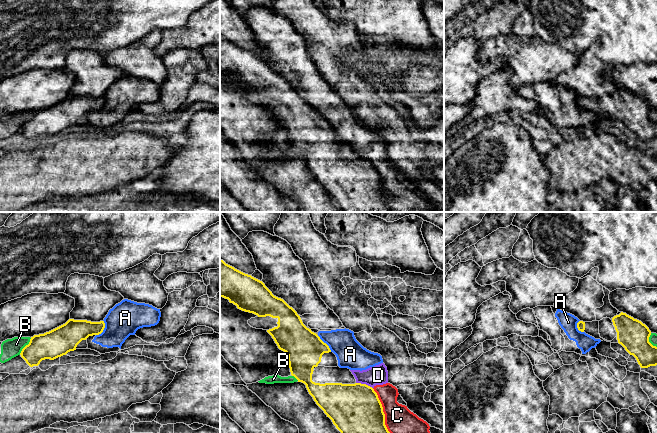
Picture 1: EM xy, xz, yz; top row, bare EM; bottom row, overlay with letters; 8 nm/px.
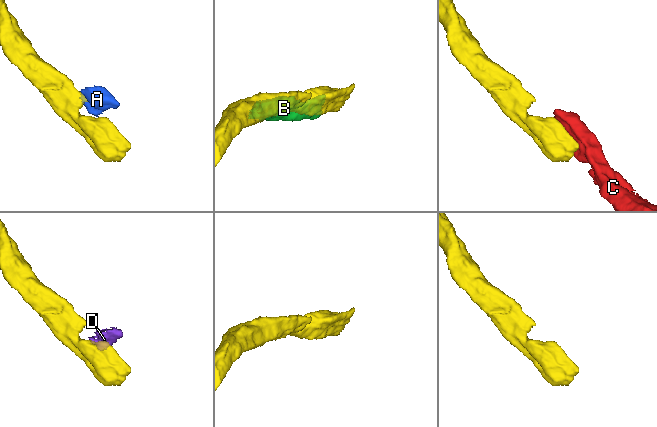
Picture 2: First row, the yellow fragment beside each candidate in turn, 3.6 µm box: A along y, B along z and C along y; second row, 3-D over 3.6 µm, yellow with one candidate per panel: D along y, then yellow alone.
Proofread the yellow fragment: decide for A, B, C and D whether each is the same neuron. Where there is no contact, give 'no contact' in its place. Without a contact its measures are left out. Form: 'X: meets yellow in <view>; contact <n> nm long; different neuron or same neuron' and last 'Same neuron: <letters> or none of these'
A: meets yellow in xy; contact 140 nm long; different neuron
B: meets yellow in xy; contact 170 nm long; different neuron
C: meets yellow in xz; contact 380 nm long; different neuron
D: meets yellow in xz; contact 140 nm long; different neuron
Same neuron: none of these

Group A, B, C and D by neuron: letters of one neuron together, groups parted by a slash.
A C D / B

